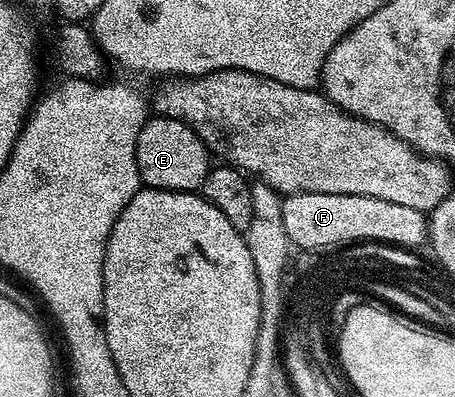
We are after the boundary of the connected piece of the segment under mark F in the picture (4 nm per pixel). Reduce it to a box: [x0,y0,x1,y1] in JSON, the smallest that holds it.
[282,192,428,252]

